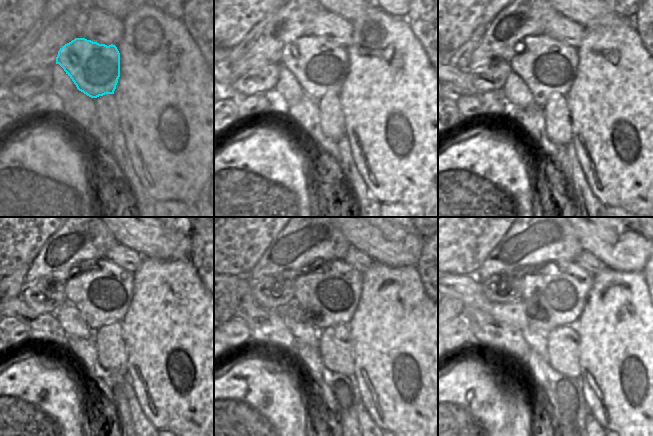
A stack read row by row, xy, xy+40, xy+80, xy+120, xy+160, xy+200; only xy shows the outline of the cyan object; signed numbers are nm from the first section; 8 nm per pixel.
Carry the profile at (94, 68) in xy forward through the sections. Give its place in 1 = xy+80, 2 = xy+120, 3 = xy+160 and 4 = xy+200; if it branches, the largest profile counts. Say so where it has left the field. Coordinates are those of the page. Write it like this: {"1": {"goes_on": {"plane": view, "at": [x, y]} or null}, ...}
{"1": {"goes_on": {"plane": "xy+80", "at": [548, 67]}}, "2": {"goes_on": {"plane": "xy+120", "at": [102, 291]}}, "3": {"goes_on": {"plane": "xy+160", "at": [328, 292]}}, "4": {"goes_on": {"plane": "xy+200", "at": [556, 292]}}}

